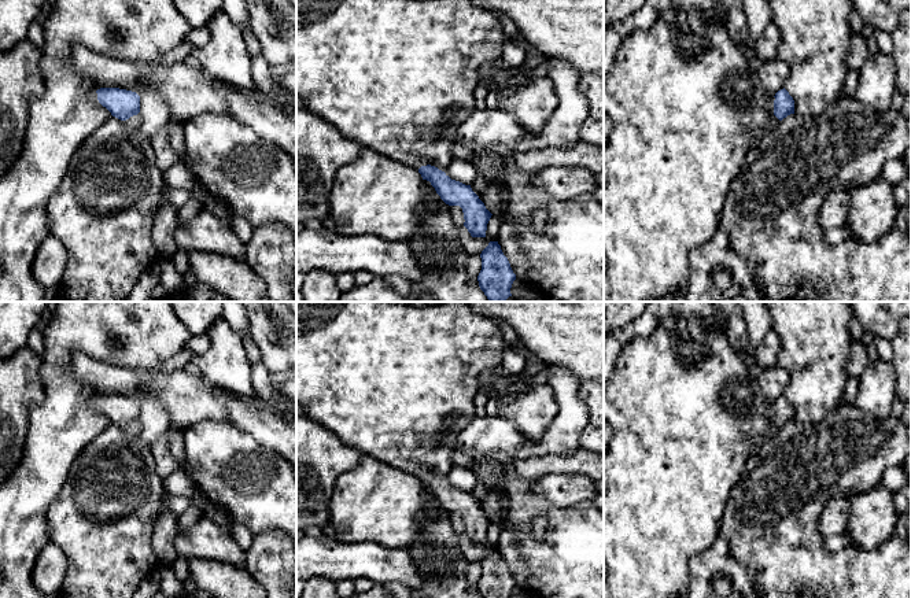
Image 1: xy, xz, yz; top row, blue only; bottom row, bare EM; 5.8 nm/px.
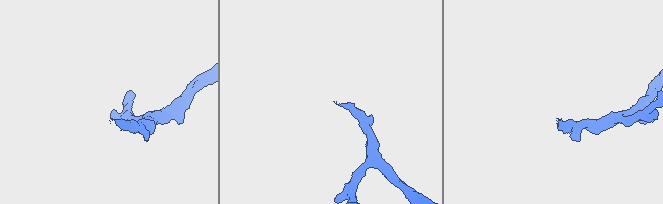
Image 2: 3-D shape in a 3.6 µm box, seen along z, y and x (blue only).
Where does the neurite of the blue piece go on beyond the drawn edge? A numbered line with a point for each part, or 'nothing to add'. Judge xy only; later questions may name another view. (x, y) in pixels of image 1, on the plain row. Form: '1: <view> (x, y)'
1: xy (133, 429)

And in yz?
1: yz (685, 413)

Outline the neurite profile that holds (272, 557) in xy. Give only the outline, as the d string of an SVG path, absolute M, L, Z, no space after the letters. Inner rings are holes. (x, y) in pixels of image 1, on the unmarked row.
M284 531L255 535L246 569L263 586L266 598L296 598L296 545Z

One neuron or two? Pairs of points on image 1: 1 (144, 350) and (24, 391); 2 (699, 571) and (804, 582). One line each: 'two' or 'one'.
1: two
2: two

